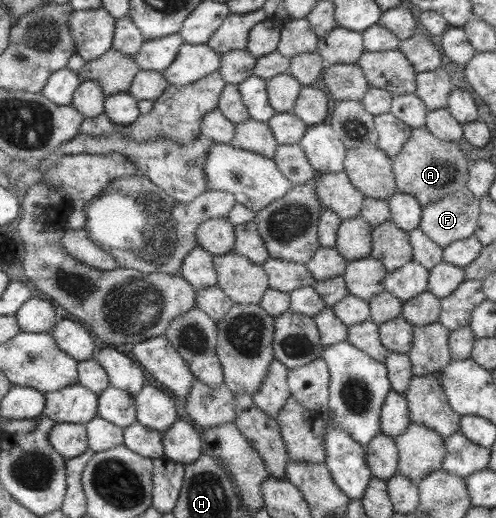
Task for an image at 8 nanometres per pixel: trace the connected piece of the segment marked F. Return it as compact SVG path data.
M461 190L424 206L419 226L434 242L446 248L451 242L470 237L478 218L478 199Z

